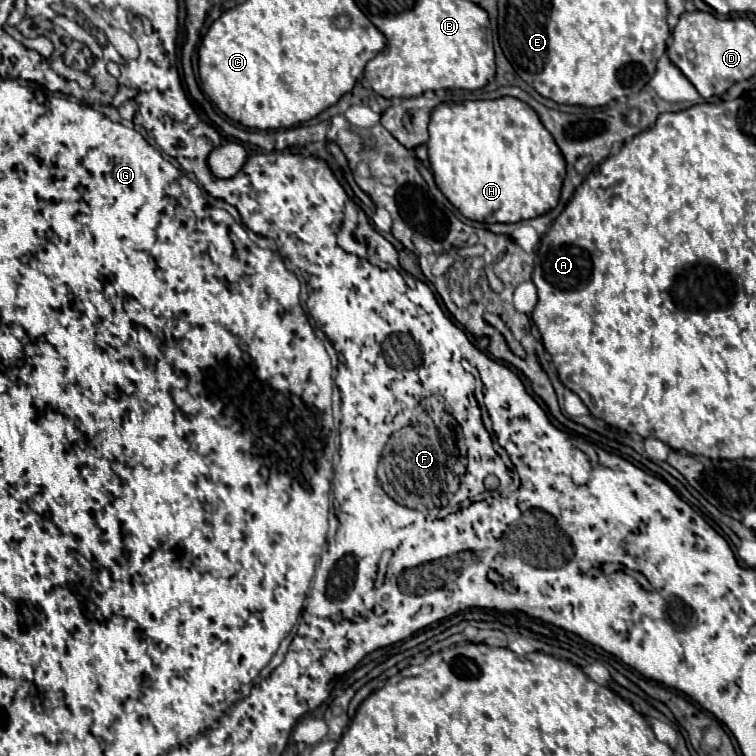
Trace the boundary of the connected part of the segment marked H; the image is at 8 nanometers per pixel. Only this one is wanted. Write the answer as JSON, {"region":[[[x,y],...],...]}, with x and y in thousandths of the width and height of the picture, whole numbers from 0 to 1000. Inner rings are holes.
{"region":[[[667,127],[659,132],[583,136],[571,148],[566,164],[566,212],[582,254],[616,286],[630,294],[688,294],[717,286],[735,275],[743,238],[749,233],[749,214],[738,198],[730,177],[717,167],[712,151],[696,135]]]}

